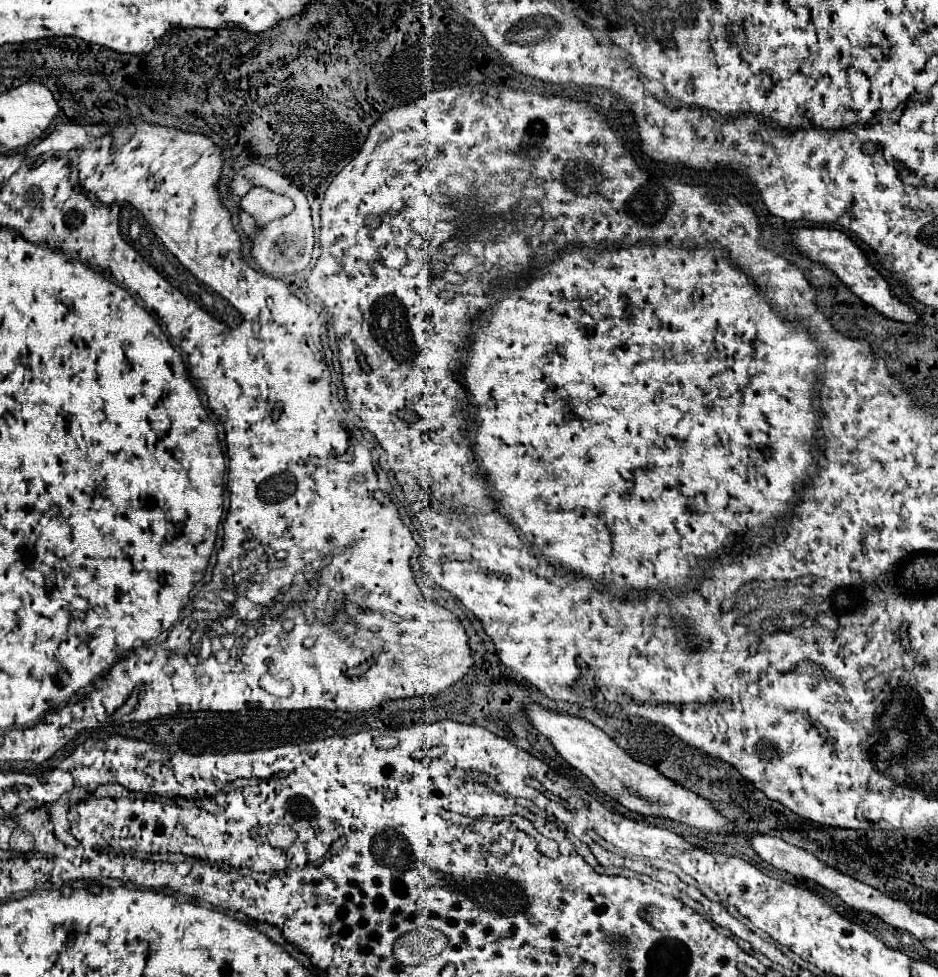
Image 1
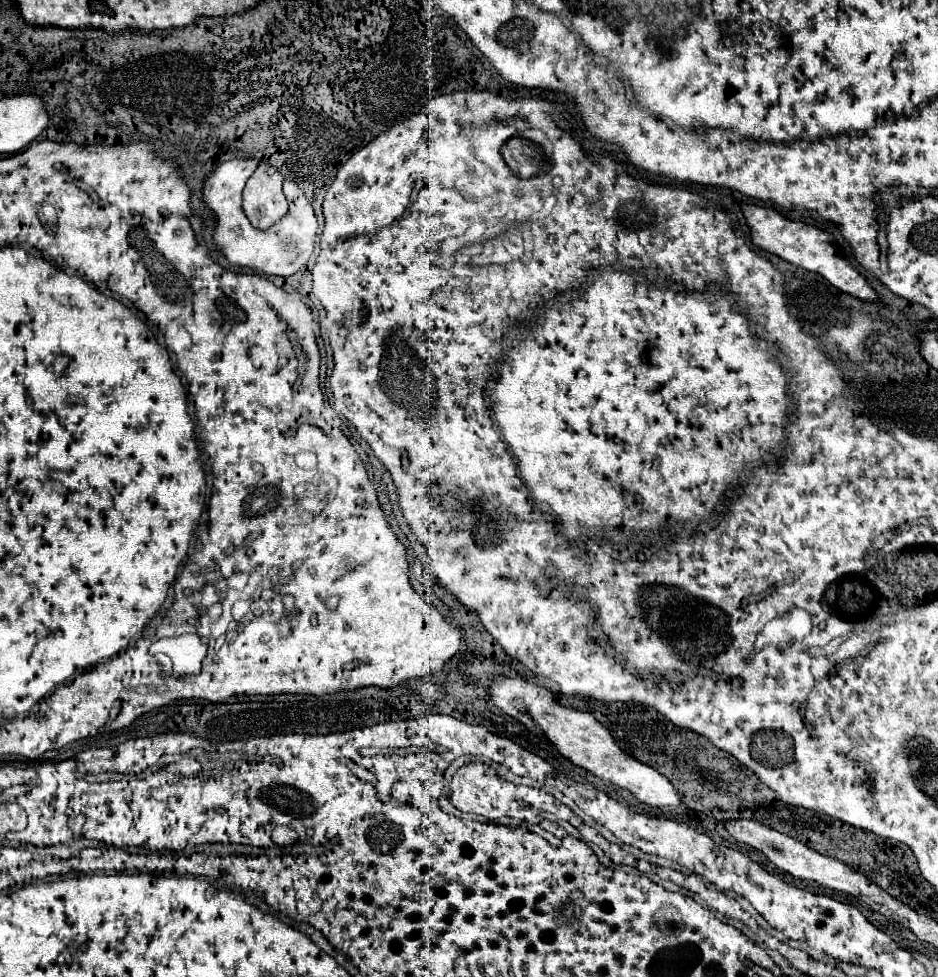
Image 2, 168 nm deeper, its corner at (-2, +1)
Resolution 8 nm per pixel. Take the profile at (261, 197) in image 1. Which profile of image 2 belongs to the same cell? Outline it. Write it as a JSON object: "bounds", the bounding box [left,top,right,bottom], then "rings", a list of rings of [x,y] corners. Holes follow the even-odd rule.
{"bounds":[242,163,288,229],"rings":[[[260,163],[248,179],[242,193],[242,209],[256,229],[268,229],[288,211],[282,181],[284,177],[268,163]]]}

